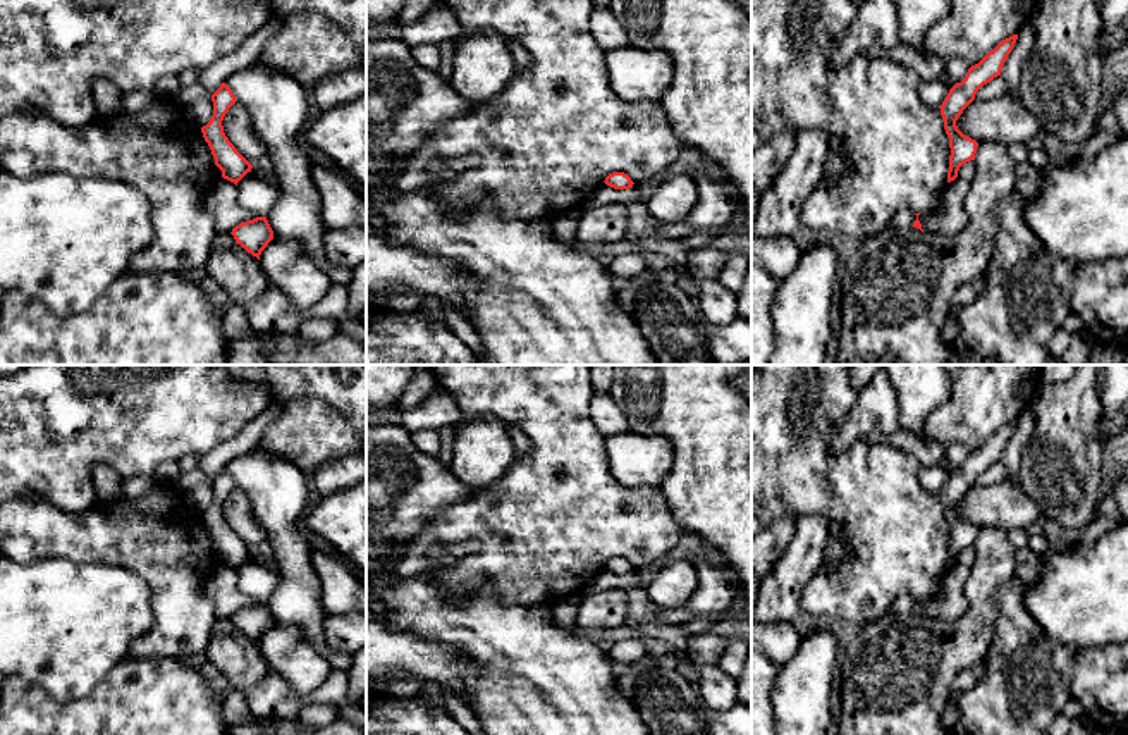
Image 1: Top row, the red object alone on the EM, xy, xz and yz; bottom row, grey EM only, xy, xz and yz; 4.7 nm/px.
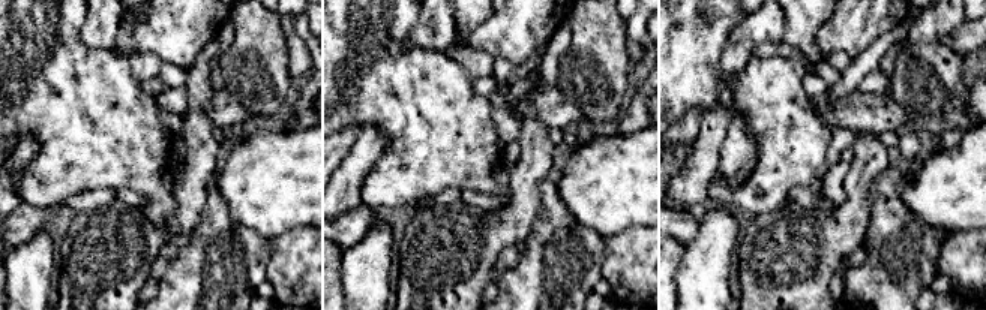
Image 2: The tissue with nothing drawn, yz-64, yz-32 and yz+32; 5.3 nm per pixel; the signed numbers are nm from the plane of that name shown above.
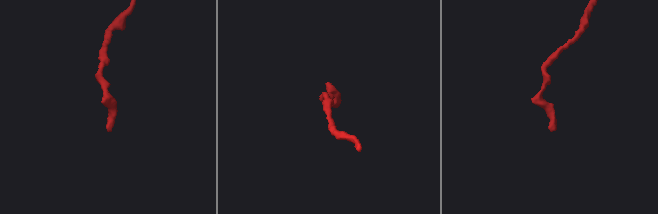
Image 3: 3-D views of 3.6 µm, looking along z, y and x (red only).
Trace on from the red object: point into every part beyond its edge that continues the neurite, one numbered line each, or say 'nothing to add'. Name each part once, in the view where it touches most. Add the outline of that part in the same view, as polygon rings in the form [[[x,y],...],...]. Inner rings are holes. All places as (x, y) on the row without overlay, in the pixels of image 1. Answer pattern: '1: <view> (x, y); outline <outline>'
1: yz (903, 605); outline [[[901,594],[896,597],[896,601],[891,604],[891,608],[887,609],[887,615],[915,615],[920,616],[913,611],[913,608],[916,606],[916,601],[913,596],[908,594]]]

